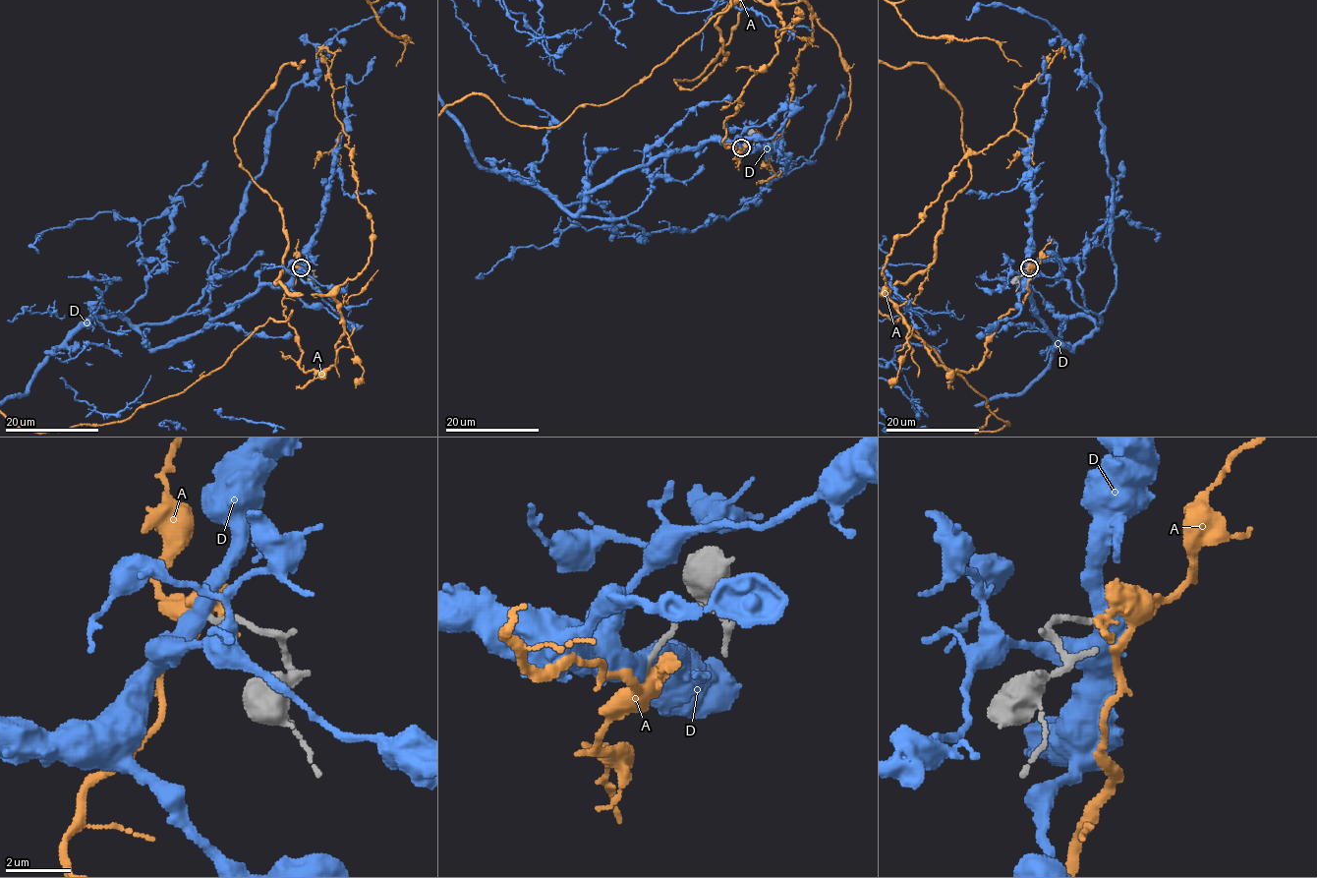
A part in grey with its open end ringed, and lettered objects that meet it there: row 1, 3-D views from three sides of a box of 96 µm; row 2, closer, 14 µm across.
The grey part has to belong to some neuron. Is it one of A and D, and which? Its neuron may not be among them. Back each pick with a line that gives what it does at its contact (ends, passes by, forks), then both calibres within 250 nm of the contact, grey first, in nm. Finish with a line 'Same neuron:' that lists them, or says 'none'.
Same neuron: none

